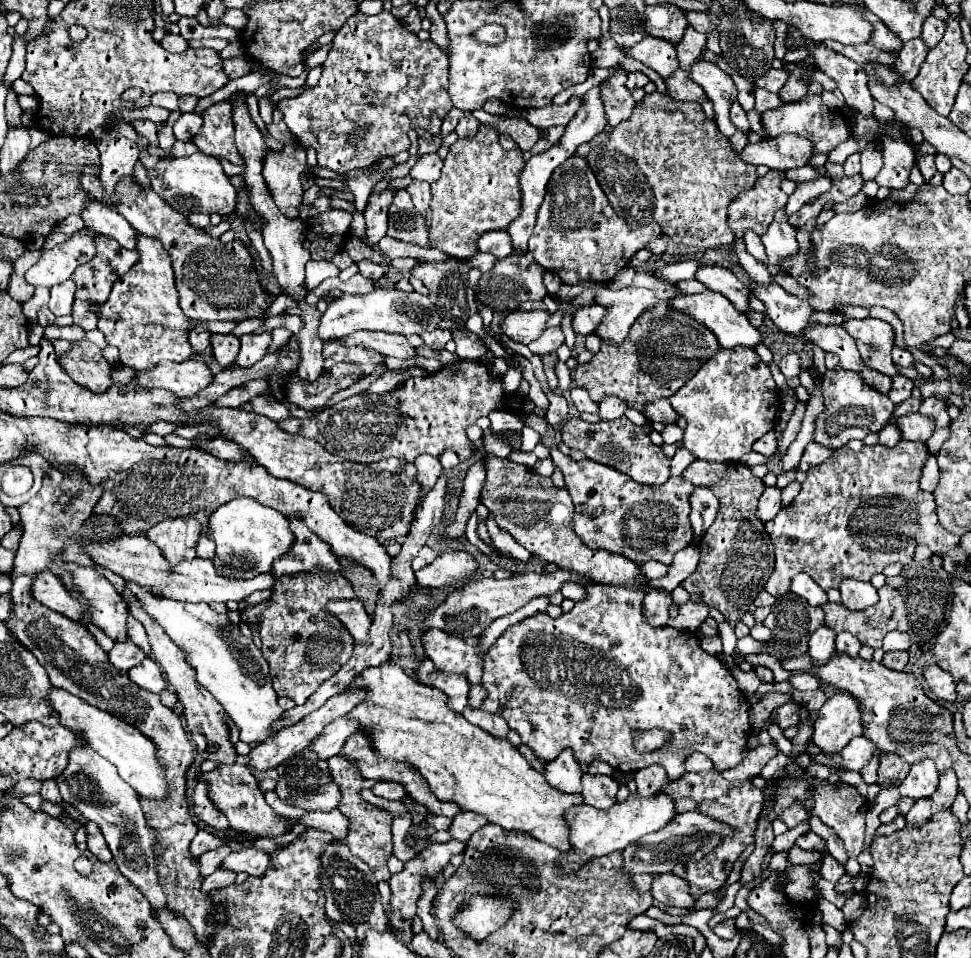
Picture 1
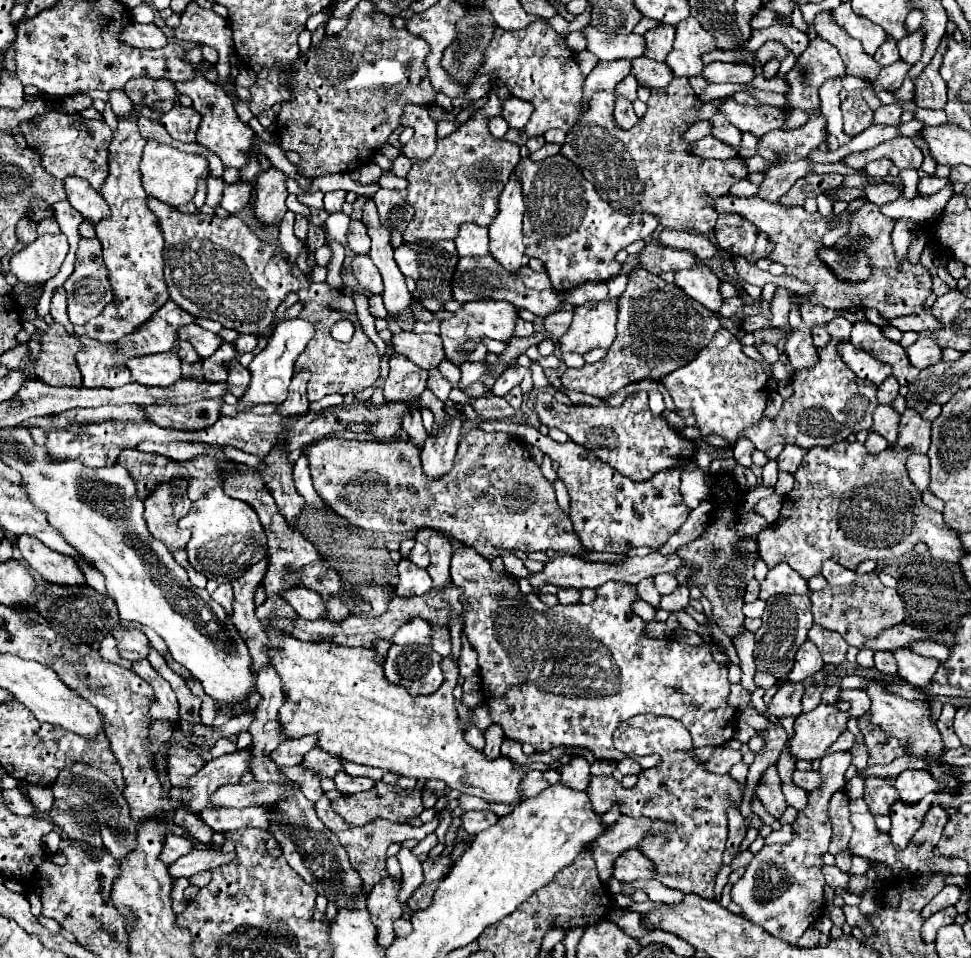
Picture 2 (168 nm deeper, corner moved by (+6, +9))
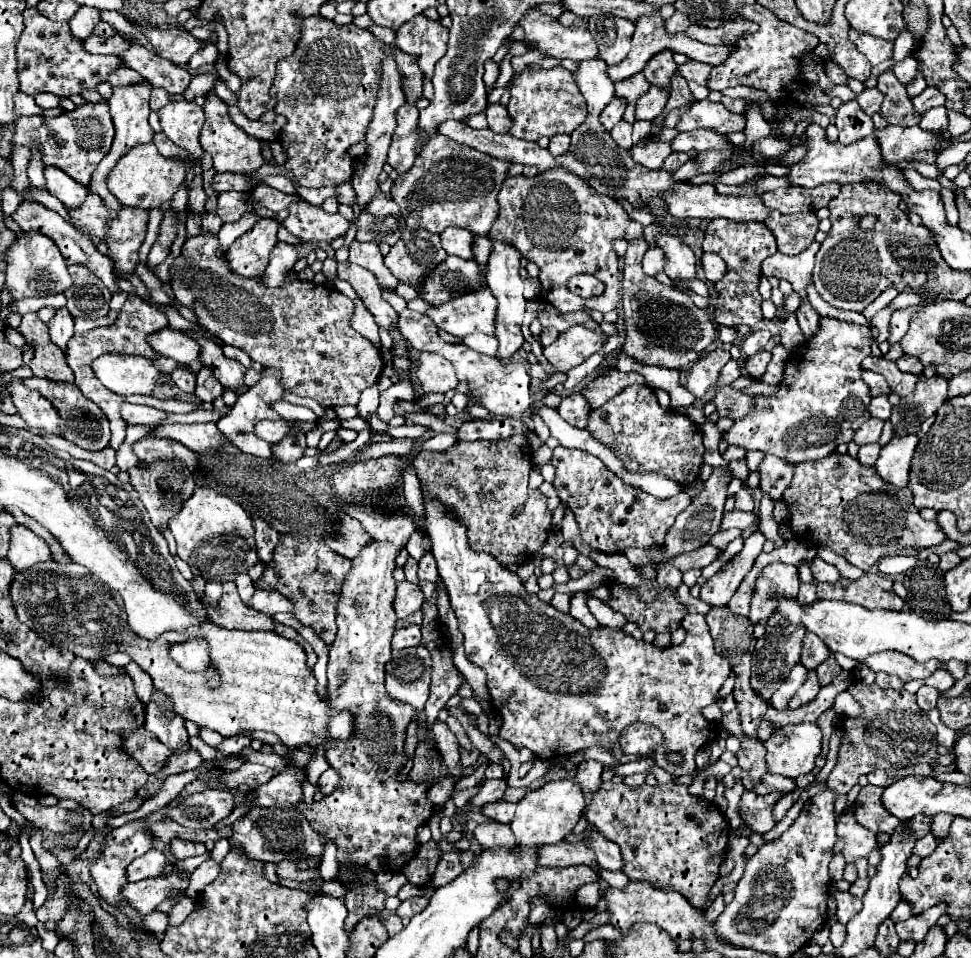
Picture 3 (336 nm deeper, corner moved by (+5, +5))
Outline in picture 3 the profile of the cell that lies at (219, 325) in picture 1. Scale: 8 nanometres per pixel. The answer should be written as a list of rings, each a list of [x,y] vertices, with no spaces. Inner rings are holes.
[[[131,294],[127,298],[127,302],[123,304],[121,314],[119,314],[119,318],[117,318],[115,324],[103,326],[103,328],[93,328],[93,330],[83,332],[83,334],[75,332],[73,338],[69,340],[69,346],[67,346],[67,364],[75,372],[75,384],[79,386],[79,390],[87,398],[91,398],[105,412],[105,416],[109,418],[109,422],[111,422],[111,440],[109,440],[109,446],[113,450],[117,450],[119,444],[125,440],[125,428],[127,428],[127,424],[125,424],[125,420],[119,414],[121,404],[123,404],[123,396],[121,394],[113,394],[111,390],[105,390],[101,386],[101,382],[97,380],[97,376],[91,370],[91,362],[95,358],[99,358],[101,354],[128,354],[143,356],[149,359],[158,358],[159,354],[155,351],[153,352],[153,348],[147,342],[147,336],[153,334],[153,332],[157,332],[157,330],[163,330],[167,326],[169,326],[169,320],[167,320],[167,314],[163,310],[159,310],[157,306],[141,300],[137,294]]]

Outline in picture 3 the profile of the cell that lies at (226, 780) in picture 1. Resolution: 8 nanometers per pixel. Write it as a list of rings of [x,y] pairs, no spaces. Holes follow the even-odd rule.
[[[145,728],[127,730],[123,736],[125,752],[133,756],[147,774],[157,774],[157,770],[161,770],[161,766],[165,766],[165,762],[173,754],[157,736],[149,734]]]

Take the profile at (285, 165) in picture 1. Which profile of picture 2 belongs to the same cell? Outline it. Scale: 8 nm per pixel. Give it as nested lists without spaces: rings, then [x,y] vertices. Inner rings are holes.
[[[276,168],[264,172],[256,182],[256,210],[254,216],[262,226],[276,226],[286,214],[286,174]]]

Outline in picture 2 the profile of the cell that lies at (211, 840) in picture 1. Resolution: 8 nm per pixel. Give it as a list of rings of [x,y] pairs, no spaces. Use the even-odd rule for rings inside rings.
[[[166,834],[166,840],[164,840],[164,848],[160,852],[160,860],[164,864],[172,864],[176,862],[180,856],[188,854],[192,850],[194,842],[188,840],[188,838],[182,838],[182,836],[174,836],[174,834]]]

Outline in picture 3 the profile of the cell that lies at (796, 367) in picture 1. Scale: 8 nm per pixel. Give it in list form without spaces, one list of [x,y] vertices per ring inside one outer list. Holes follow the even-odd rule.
[[[761,350],[761,352],[757,352],[755,356],[749,356],[749,358],[747,358],[745,370],[747,370],[751,376],[759,378],[759,376],[765,374],[765,368],[767,368],[769,360],[771,360],[771,352],[769,352],[769,350]]]

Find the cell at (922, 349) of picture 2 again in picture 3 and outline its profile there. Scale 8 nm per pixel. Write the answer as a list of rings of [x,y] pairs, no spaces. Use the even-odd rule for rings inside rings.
[[[907,354],[897,360],[897,366],[899,366],[899,370],[911,372],[911,374],[921,374],[921,372],[923,372],[921,360],[919,360],[919,358],[913,358],[913,356],[907,356]]]

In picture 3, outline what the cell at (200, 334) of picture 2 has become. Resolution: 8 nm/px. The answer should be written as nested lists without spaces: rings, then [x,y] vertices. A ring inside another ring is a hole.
[[[163,328],[157,334],[151,334],[149,344],[153,350],[157,350],[161,356],[169,356],[181,364],[187,362],[201,362],[201,346],[197,346],[195,338],[189,338],[189,334],[179,332],[175,328]]]

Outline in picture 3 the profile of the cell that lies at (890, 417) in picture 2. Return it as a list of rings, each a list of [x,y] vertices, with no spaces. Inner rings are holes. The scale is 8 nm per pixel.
[[[869,418],[869,420],[855,432],[855,438],[853,438],[853,440],[855,440],[859,446],[877,442],[879,436],[881,436],[881,430],[883,430],[883,422],[877,420],[877,418]]]

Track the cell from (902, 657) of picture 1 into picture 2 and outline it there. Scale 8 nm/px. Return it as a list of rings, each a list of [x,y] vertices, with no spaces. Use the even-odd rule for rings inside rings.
[[[880,652],[880,654],[874,654],[874,664],[876,664],[876,670],[880,674],[896,674],[896,662],[892,658],[892,652]]]

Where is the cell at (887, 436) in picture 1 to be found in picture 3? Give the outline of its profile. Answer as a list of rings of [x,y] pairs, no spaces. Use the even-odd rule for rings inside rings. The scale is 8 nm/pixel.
[[[865,444],[865,446],[861,446],[859,448],[859,462],[865,464],[865,466],[873,466],[877,456],[879,456],[879,450],[881,450],[879,444],[869,444],[869,446]]]

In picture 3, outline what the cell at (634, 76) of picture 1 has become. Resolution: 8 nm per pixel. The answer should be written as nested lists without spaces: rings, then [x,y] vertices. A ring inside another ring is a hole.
[[[615,96],[615,98],[609,102],[609,106],[601,112],[601,122],[603,122],[603,126],[605,126],[607,130],[611,130],[611,128],[621,120],[625,108],[627,108],[627,100]]]

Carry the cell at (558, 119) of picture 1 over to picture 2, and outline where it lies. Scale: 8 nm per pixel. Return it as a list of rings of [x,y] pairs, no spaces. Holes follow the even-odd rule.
[[[508,98],[502,104],[502,118],[508,122],[510,128],[522,130],[532,114],[532,104],[520,100],[520,98]]]

